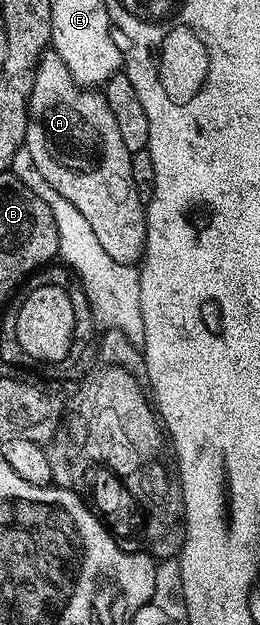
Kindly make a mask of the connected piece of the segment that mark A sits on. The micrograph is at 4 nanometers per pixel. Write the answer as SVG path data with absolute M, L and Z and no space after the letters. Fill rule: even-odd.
M46 50L35 72L35 82L29 99L29 125L23 145L31 154L39 174L87 218L91 230L95 230L95 238L99 238L99 246L115 258L120 264L136 265L145 254L145 209L146 205L135 190L135 182L131 178L131 154L127 146L123 146L123 137L119 135L119 126L115 122L115 114L111 114L111 106L107 106L104 95L92 88L82 88L71 78L71 70L67 70L67 62L59 58L59 54Z

